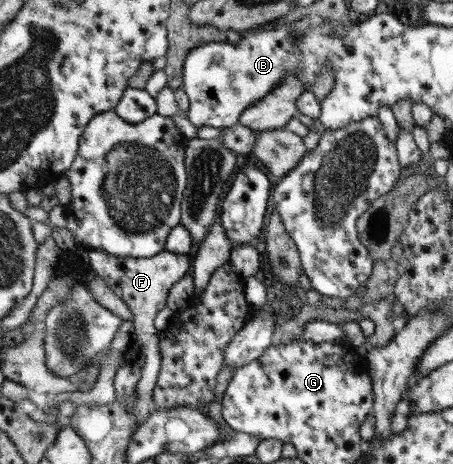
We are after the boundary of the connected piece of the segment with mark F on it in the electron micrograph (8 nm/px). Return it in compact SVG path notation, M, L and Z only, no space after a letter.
M102 249L88 251L89 263L98 276L104 280L110 289L132 310L140 350L144 355L145 365L143 375L137 384L137 392L140 392L140 404L136 406L137 422L144 426L156 409L153 392L158 382L162 366L162 355L159 351L159 331L154 328L156 314L167 306L167 299L172 288L180 280L193 271L193 255L175 253L166 249L160 255L151 257L127 257L116 256Z

